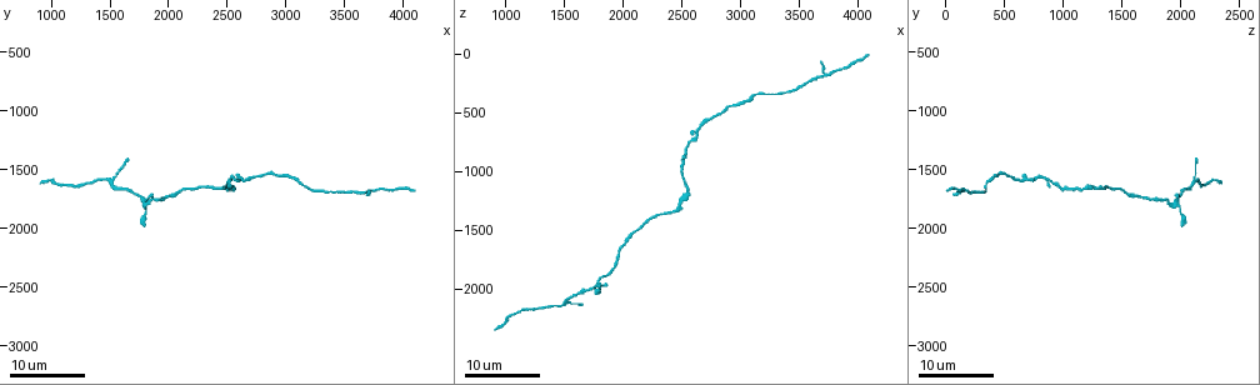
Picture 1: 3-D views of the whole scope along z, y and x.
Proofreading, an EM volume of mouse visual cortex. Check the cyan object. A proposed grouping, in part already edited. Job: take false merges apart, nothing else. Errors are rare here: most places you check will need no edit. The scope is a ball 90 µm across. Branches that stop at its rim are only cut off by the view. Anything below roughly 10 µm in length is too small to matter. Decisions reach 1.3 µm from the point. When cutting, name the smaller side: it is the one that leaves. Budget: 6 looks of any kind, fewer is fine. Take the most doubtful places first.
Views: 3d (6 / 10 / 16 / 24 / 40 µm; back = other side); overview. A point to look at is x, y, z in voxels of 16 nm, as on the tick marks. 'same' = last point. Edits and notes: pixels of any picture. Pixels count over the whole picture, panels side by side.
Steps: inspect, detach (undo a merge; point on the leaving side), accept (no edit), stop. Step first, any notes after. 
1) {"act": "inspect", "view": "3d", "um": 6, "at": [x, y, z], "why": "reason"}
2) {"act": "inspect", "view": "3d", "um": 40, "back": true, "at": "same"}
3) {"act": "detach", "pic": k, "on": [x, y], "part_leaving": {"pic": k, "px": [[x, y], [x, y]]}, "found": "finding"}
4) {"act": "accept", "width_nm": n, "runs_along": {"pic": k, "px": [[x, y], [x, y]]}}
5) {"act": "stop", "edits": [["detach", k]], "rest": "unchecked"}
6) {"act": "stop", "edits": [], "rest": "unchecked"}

{"act": "inspect", "view": "3d", "um": 16, "at": [1480, 1620, 2100], "why": "thick turns thin"}

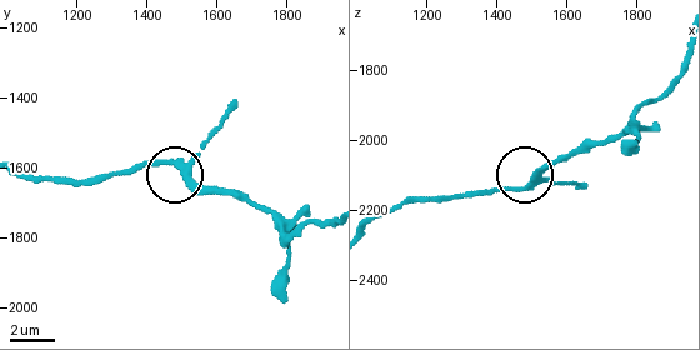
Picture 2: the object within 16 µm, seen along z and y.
{"act": "inspect", "view": "3d", "um": 10, "at": [1510, 1610, 2120], "why": "closer look"}

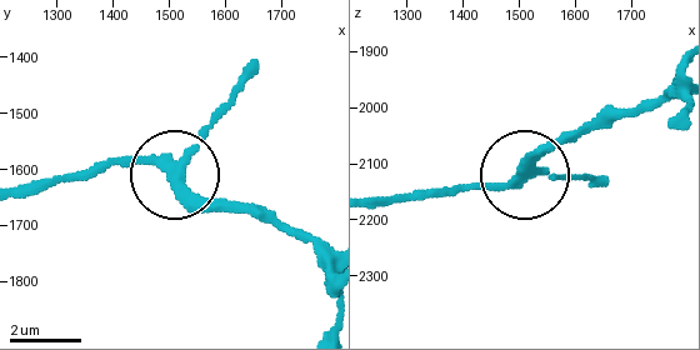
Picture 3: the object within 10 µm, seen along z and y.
{"act": "accept", "runs_along": {"pic": 3, "px": [[325, 254], [254, 215], [209, 206], [164, 170], [95, 164]]}, "found": "continuous, no second neuron"}

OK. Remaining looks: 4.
{"act": "inspect", "view": "3d", "um": 24, "at": [2540, 1680, 1120]}

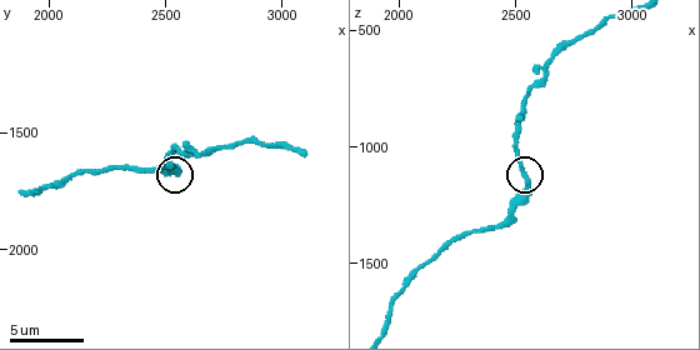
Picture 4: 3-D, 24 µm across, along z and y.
{"act": "inspect", "view": "3d", "um": 6, "at": [2530, 1660, 1120]}

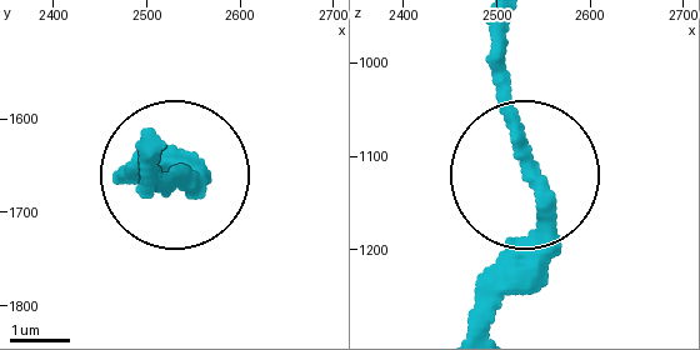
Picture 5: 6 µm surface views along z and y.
{"act": "accept", "found": "all the same neuron"}

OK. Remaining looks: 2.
{"act": "inspect", "view": "3d", "um": 16, "at": [1820, 1780, 1880], "why": "sudden change in width"}

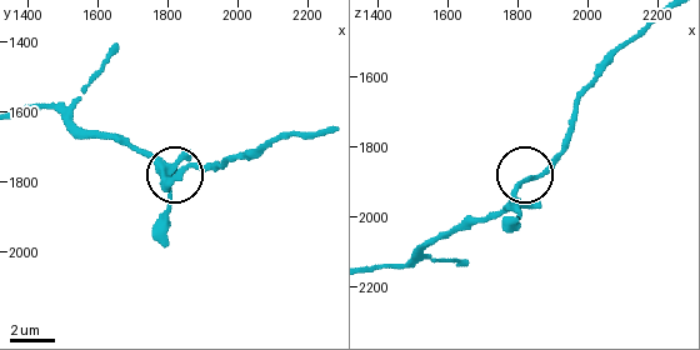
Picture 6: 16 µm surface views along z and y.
{"act": "inspect", "view": "3d", "um": 10, "at": [1830, 1790, 1900], "why": "zoom in"}

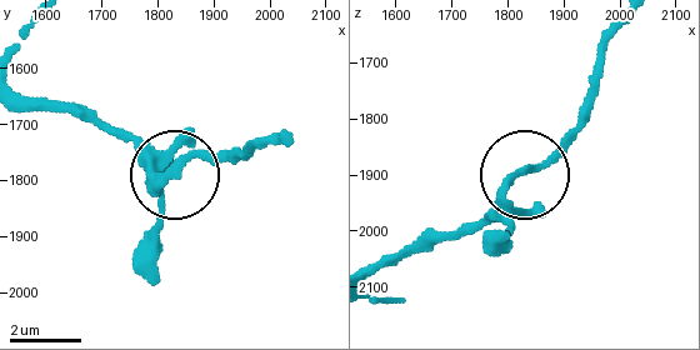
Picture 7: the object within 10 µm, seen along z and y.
{"act": "accept", "width_nm": 270, "found": "one neuron here"}

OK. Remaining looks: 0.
{"act": "stop", "edits": [], "rest": "unchecked"}

